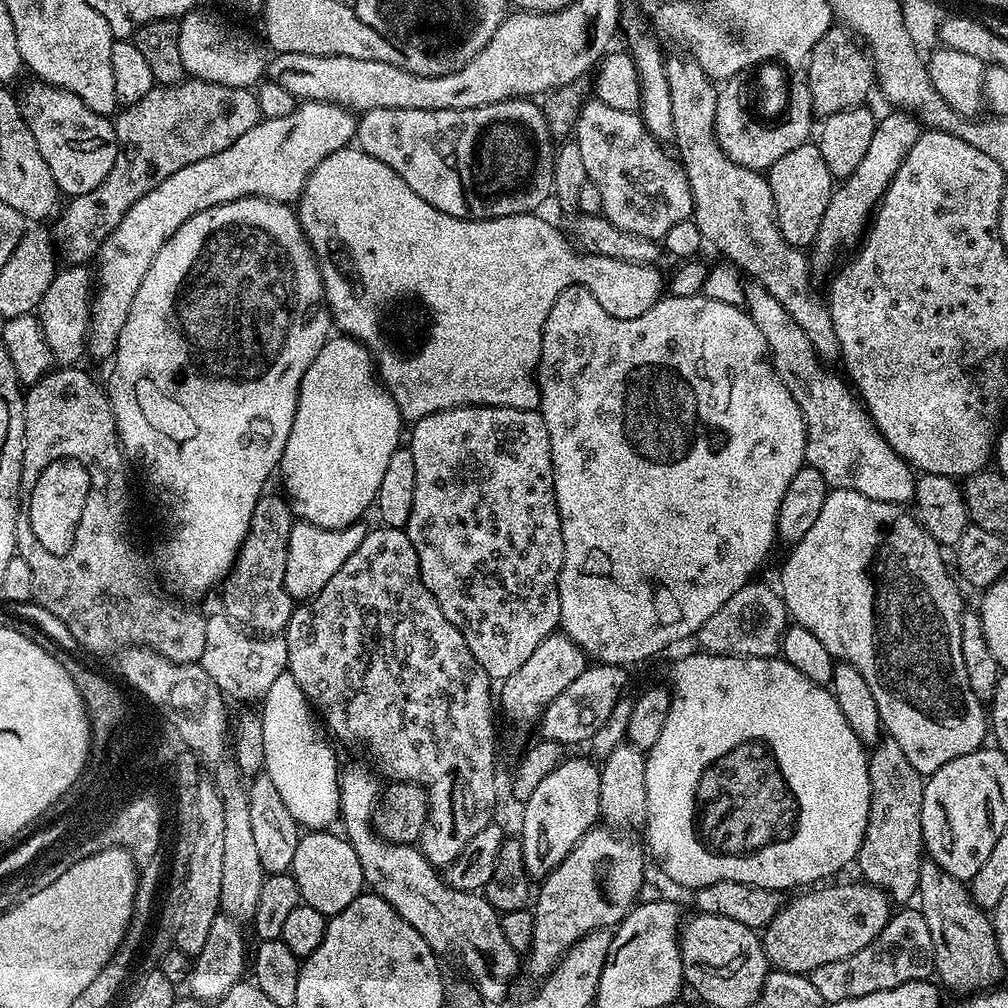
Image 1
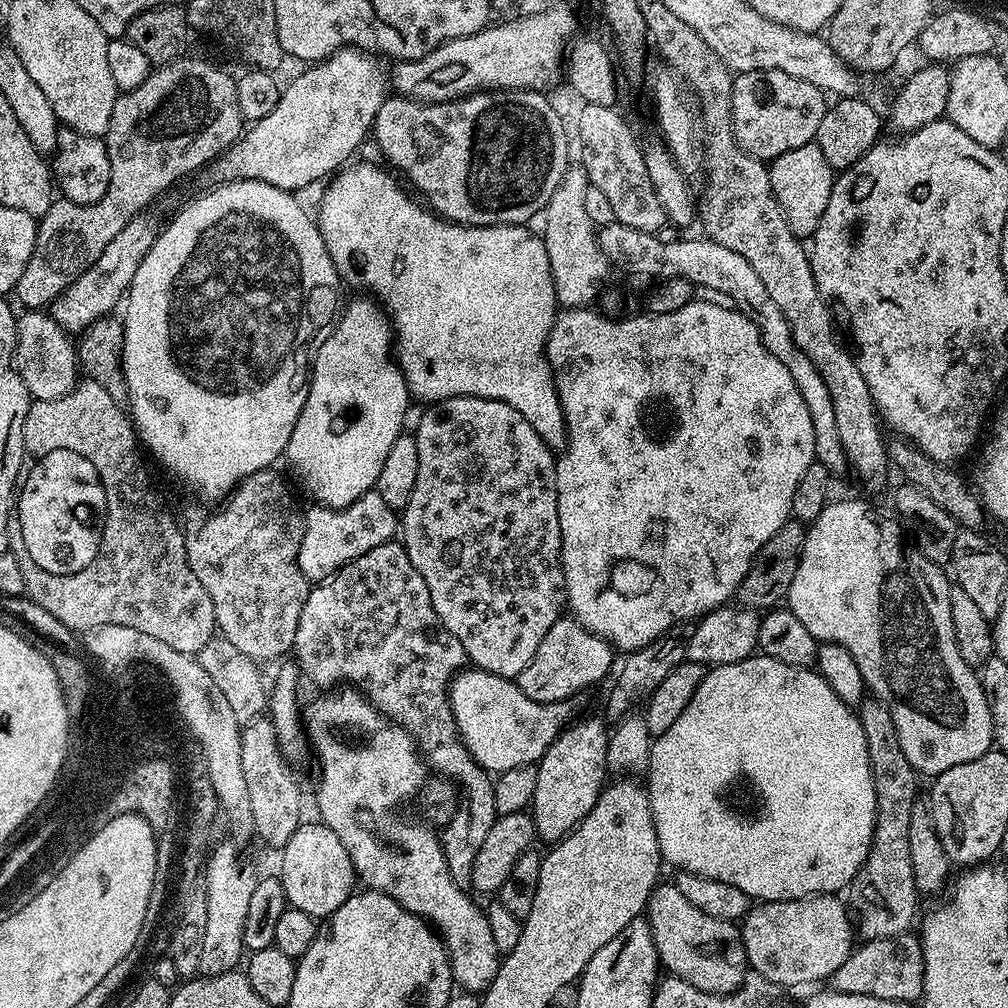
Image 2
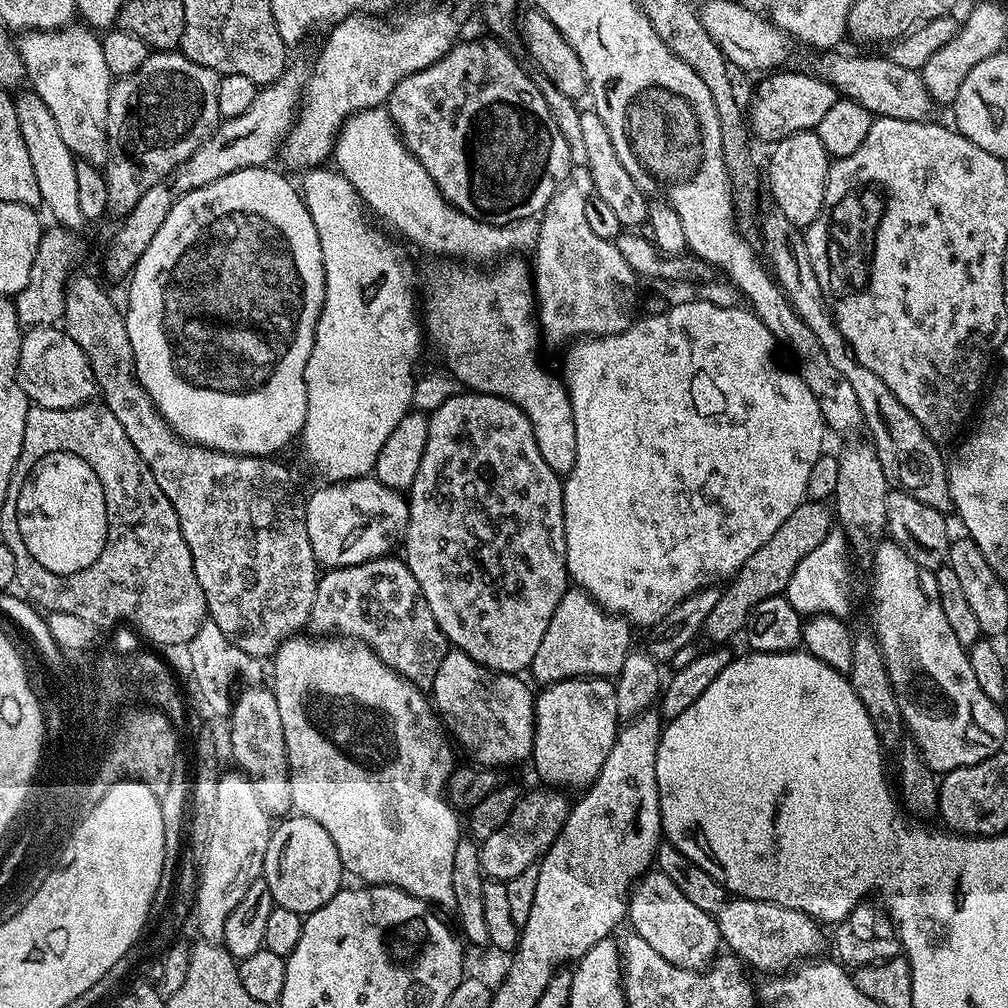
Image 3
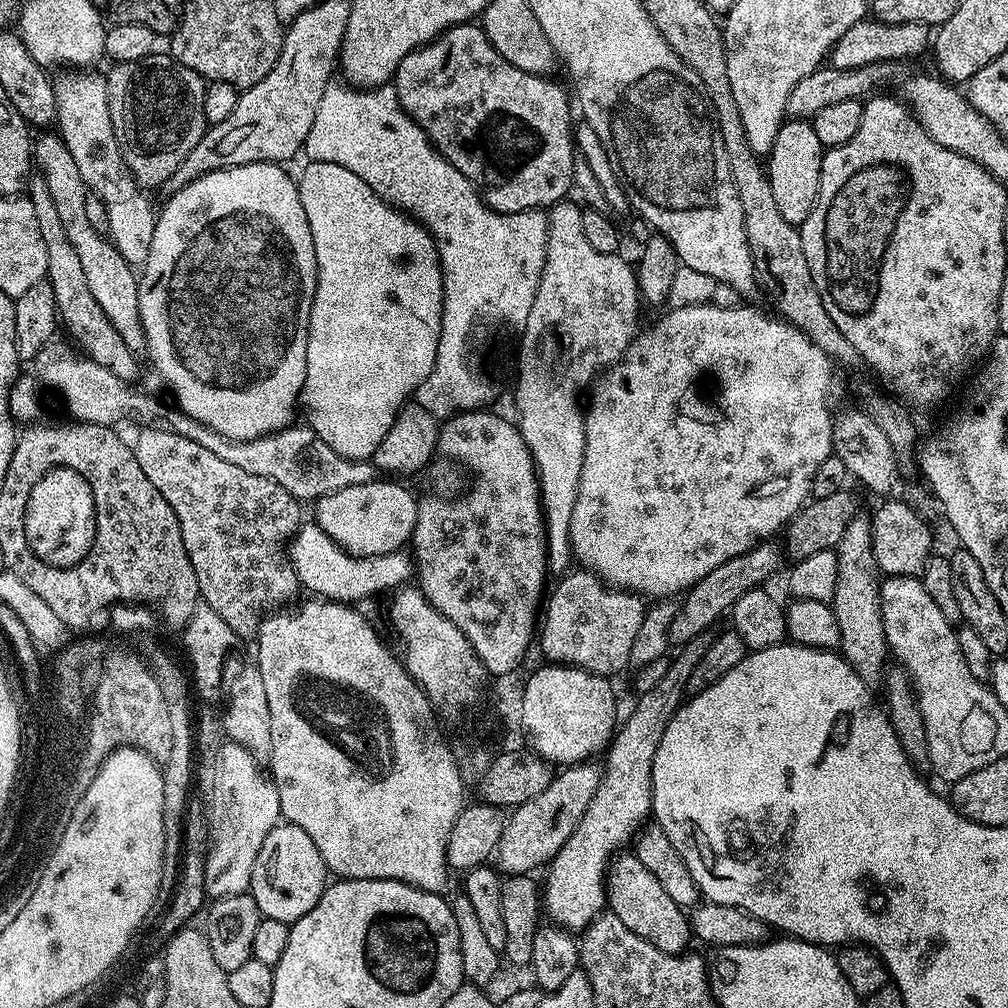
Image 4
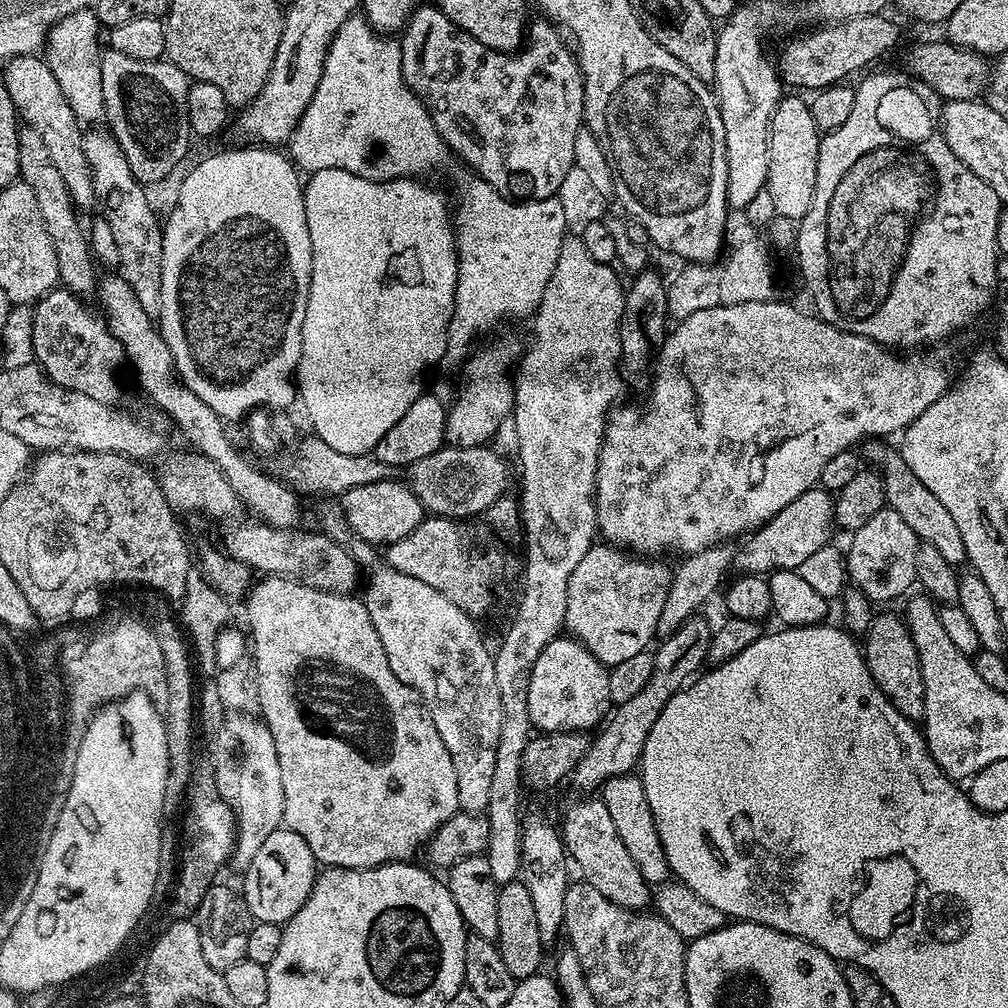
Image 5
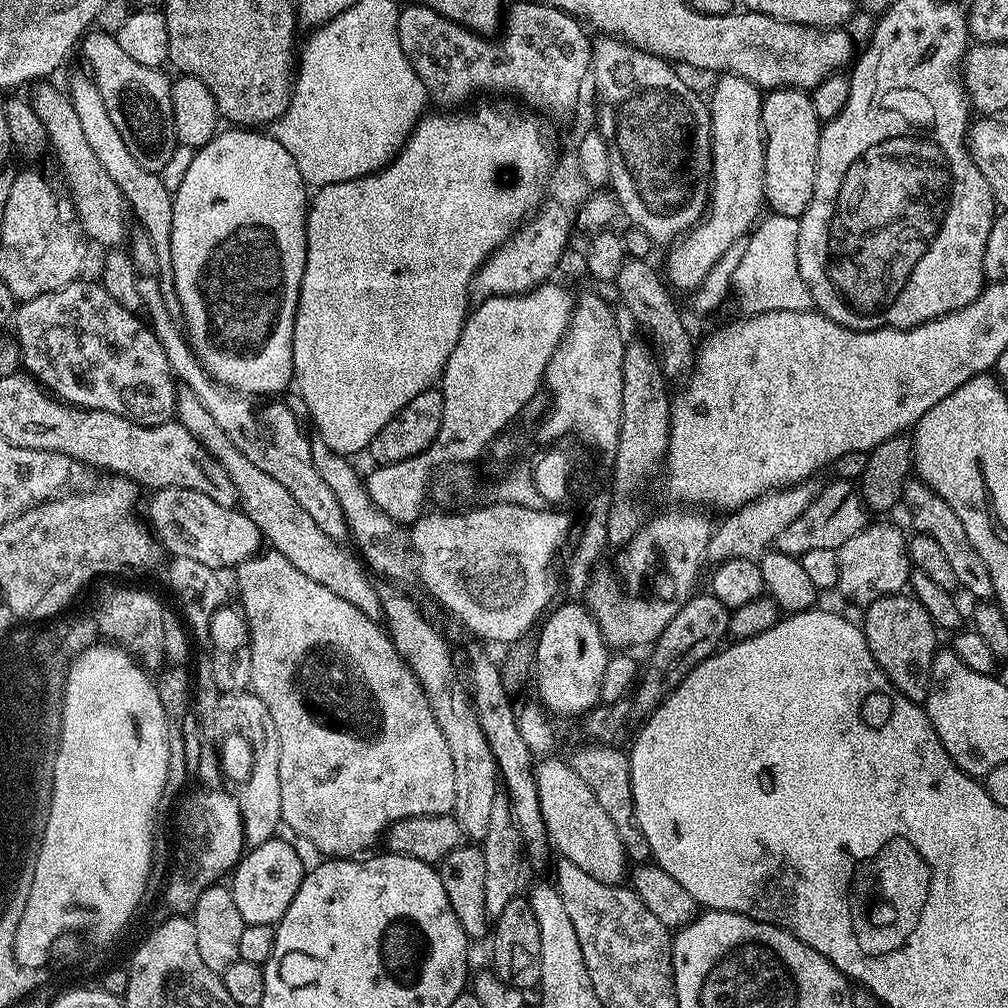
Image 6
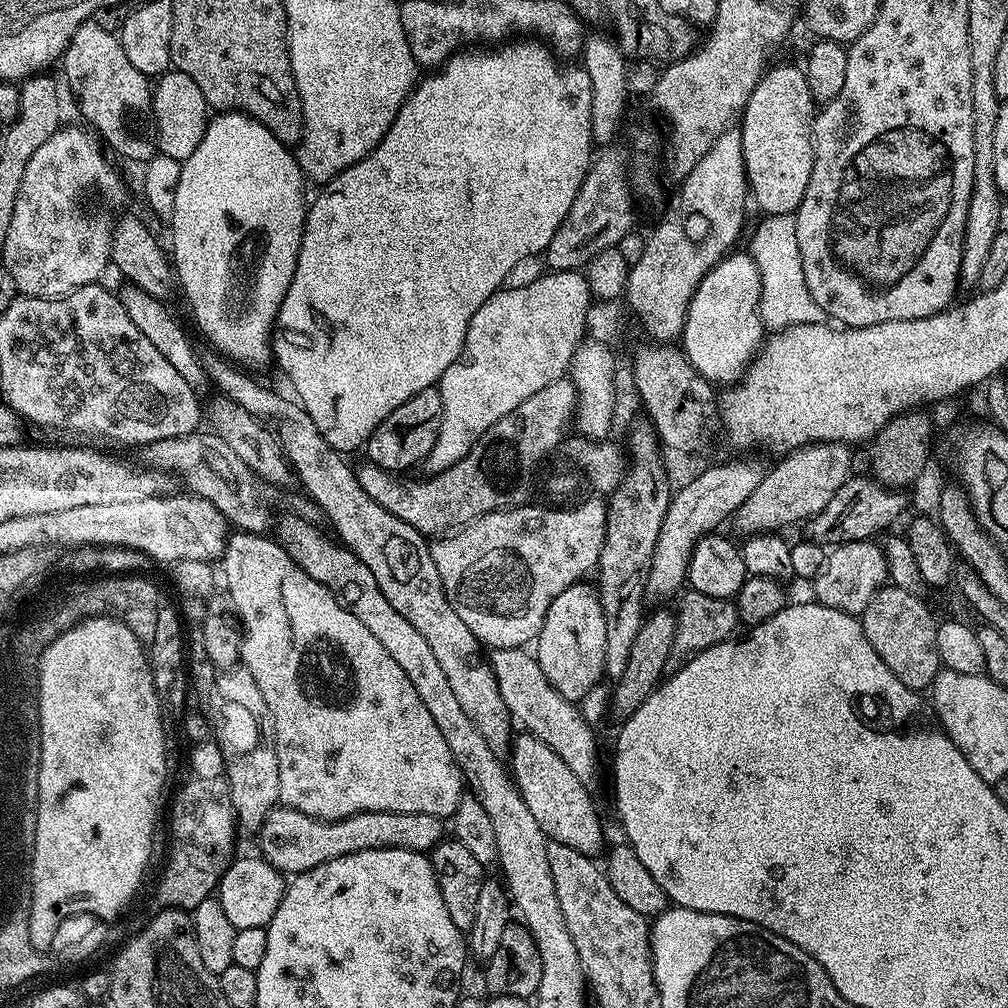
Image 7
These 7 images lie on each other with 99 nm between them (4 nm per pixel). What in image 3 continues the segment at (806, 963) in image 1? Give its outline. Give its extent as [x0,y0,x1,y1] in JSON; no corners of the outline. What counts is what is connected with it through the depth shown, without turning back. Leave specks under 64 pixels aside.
[715,897,826,974]

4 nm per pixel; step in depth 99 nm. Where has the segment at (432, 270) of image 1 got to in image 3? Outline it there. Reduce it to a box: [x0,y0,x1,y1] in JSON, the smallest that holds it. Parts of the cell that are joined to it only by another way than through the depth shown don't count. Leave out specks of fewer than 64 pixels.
[422,258,578,478]

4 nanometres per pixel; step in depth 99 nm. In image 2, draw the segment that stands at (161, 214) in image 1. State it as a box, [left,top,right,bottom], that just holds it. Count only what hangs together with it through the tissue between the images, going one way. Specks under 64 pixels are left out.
[214,48,390,194]

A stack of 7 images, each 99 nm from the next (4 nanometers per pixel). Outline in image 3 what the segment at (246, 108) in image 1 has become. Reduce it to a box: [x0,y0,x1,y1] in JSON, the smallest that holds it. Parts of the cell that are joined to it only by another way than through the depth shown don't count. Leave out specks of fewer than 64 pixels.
[14,50,221,329]

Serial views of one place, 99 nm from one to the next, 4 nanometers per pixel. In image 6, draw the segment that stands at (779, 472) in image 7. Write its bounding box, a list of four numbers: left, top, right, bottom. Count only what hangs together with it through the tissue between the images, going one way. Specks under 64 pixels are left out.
[707,482,818,562]

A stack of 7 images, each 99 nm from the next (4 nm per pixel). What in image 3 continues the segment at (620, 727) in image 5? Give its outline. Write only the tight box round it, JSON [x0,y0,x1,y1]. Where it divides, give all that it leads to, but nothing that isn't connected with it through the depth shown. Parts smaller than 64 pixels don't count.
[480,790,570,882]

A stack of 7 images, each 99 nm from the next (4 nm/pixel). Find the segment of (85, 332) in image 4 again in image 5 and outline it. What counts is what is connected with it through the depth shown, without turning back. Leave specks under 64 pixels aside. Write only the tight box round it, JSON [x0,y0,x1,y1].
[18,126,98,297]

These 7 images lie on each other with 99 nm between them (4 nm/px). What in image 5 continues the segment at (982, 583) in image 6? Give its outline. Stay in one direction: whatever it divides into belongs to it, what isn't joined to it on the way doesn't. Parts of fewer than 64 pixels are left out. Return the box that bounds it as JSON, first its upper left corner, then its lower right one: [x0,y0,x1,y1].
[863,438,968,566]

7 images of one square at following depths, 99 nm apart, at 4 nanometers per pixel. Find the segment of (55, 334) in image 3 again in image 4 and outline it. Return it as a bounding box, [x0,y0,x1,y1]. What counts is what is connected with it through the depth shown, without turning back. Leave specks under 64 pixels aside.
[34,342,378,502]

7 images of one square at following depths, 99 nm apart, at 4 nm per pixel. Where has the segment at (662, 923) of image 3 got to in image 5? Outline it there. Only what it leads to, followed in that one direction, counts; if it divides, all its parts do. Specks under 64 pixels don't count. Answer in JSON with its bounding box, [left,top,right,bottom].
[562,799,653,909]

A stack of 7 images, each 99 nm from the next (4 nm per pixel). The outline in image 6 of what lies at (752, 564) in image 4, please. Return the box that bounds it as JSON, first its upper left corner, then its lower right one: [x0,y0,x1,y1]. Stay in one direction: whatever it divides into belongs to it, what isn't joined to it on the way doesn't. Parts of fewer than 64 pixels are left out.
[778,478,870,558]

